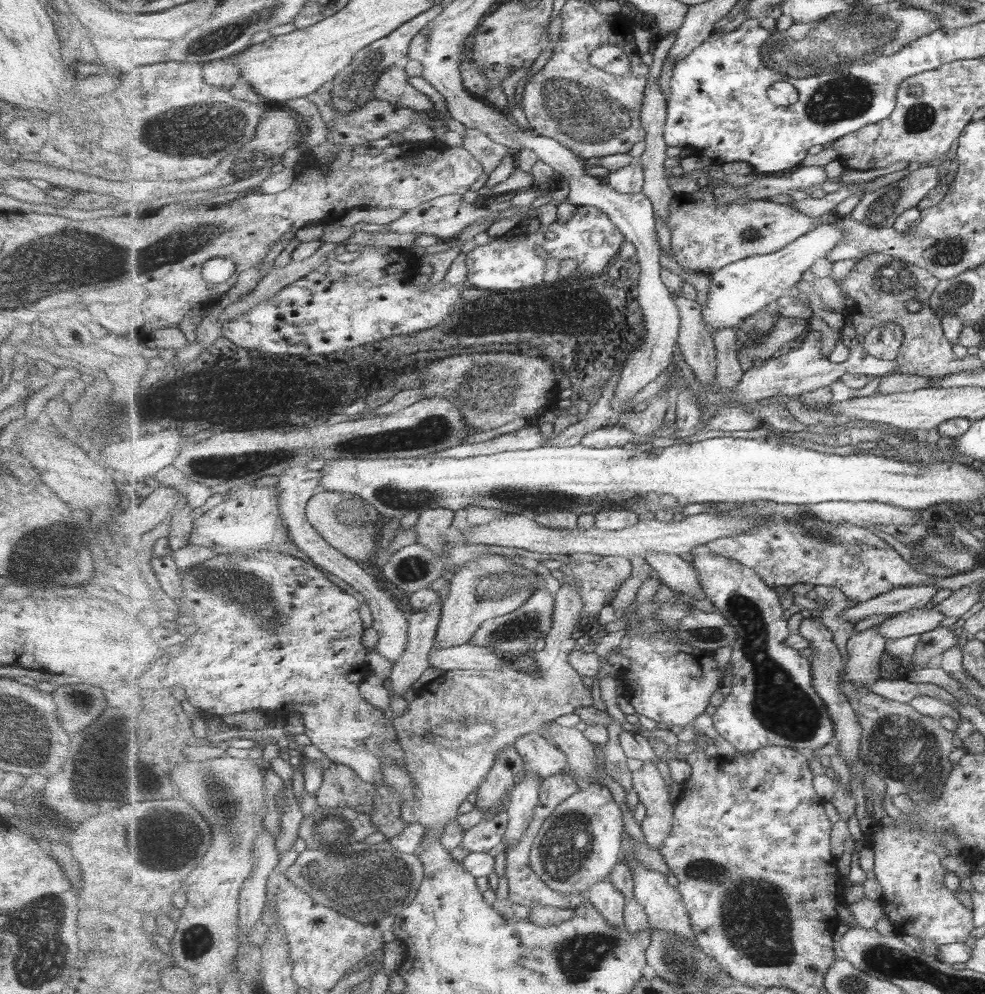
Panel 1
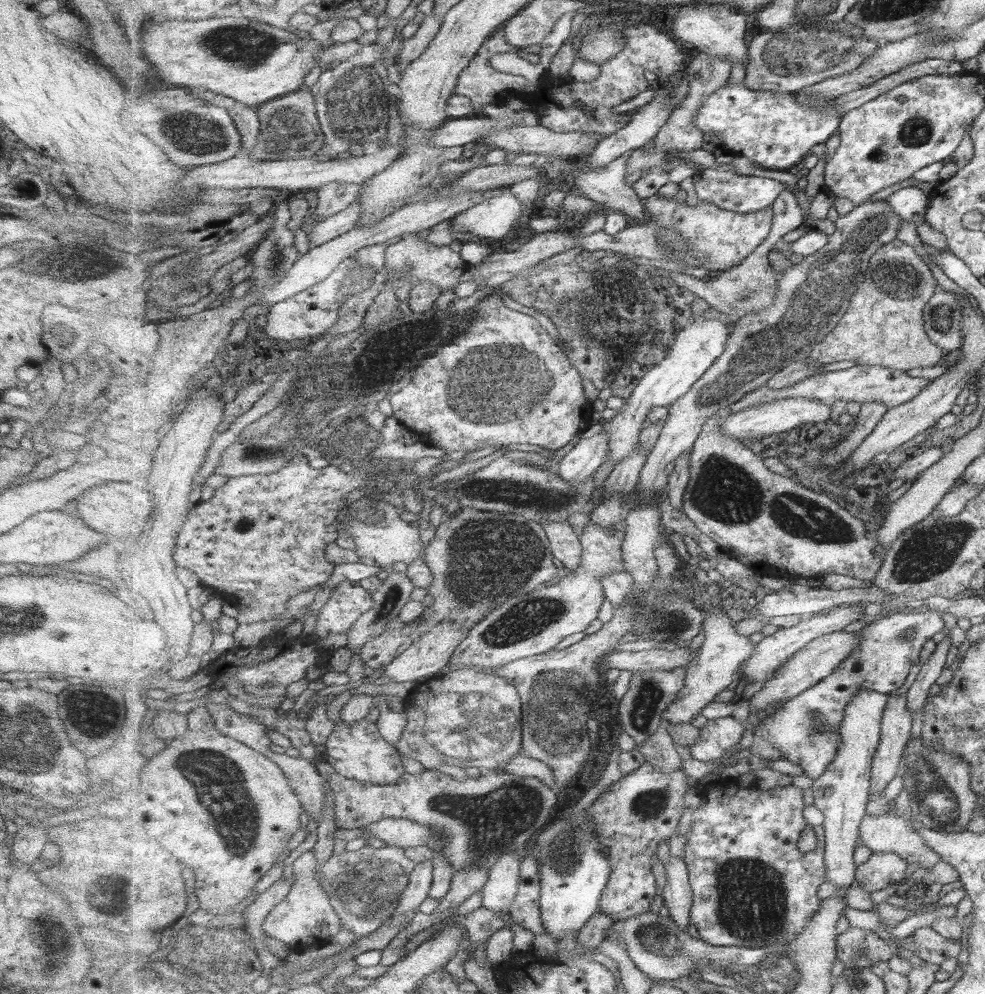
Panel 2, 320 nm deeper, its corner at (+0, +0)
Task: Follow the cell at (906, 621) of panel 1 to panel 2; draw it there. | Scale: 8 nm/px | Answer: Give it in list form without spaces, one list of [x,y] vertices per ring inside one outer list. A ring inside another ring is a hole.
[[[835,632],[819,639],[815,639],[808,647],[797,652],[789,662],[776,670],[775,677],[765,682],[764,687],[753,695],[747,703],[750,703],[752,710],[767,708],[778,700],[789,700],[801,695],[809,688],[815,687],[819,682],[835,673],[837,667],[843,660],[847,660],[855,648],[861,644],[859,632]]]

